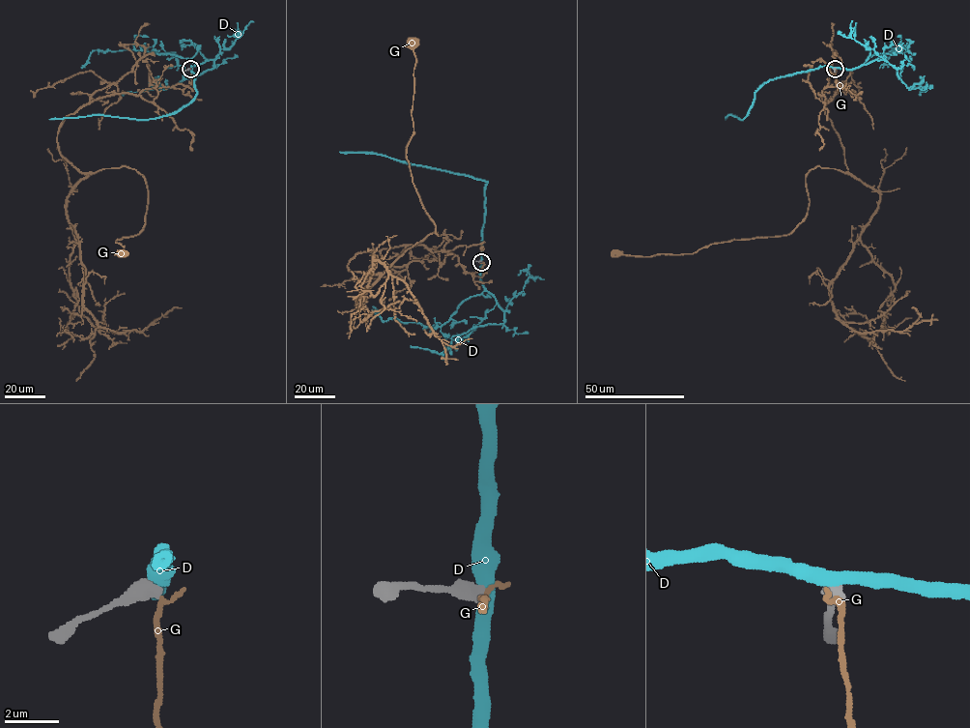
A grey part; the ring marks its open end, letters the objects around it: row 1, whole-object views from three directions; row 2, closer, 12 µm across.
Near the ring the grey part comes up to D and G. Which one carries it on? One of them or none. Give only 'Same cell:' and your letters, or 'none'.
Same cell: G

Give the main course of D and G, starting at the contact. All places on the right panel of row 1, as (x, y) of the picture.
D: (835, 68), (819, 66), (770, 78), (756, 92), (754, 102), (743, 119), (728, 115), (725, 119)
G: (835, 69), (838, 89), (846, 85), (818, 94), (847, 173), (806, 175), (809, 205), (790, 233), (614, 254)

